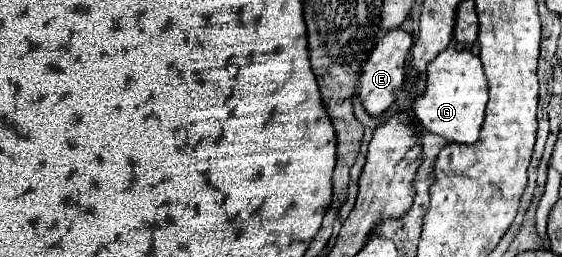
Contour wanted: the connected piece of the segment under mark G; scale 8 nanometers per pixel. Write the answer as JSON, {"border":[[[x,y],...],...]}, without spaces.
{"border":[[[445,48],[429,62],[425,90],[413,98],[413,114],[427,132],[447,142],[473,144],[479,138],[487,106],[487,78],[479,56],[469,50]]]}

